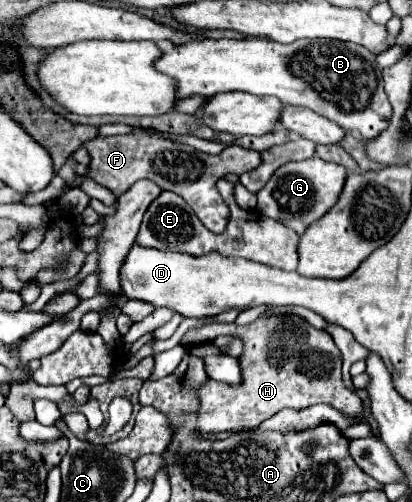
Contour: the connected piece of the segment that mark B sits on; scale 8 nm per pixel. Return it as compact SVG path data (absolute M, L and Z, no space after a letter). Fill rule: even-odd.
M204 39L204 41L190 41L184 45L174 47L174 51L164 53L160 61L156 61L156 69L180 81L178 97L190 95L204 95L212 97L216 93L226 91L244 91L252 95L272 95L278 97L284 105L302 105L312 109L314 113L338 123L346 131L356 131L362 139L370 141L376 139L390 123L392 107L384 93L382 83L382 69L376 63L376 57L368 53L368 49L360 49L360 45L352 45L346 41L332 41L332 39L298 39L290 45L282 45L270 39Z

